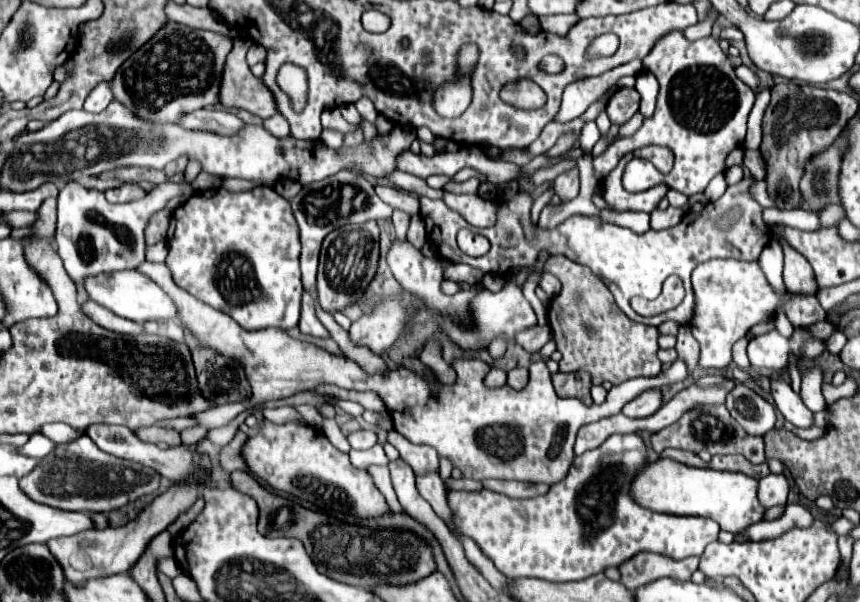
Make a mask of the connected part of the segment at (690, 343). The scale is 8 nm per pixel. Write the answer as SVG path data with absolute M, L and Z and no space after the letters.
M682 325L680 331L678 331L678 343L676 343L676 351L678 351L678 357L684 359L690 369L694 369L698 365L698 343L696 339L692 337L688 325Z

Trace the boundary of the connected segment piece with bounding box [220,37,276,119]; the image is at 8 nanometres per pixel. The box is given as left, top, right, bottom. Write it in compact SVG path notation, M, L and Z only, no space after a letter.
M236 37L234 49L226 59L226 67L222 73L220 87L220 105L246 109L262 119L272 117L276 113L274 97L268 87L252 75L246 63L246 51L252 45L248 37Z

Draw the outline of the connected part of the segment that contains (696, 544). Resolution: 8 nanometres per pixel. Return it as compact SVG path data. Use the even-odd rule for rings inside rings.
M636 433L612 435L602 447L574 457L566 479L562 479L562 483L550 485L548 493L542 497L510 499L508 495L488 489L470 493L448 489L446 497L452 511L452 523L456 525L454 531L456 535L470 537L508 579L536 577L554 583L580 581L604 571L610 565L620 565L642 551L660 553L674 559L684 559L692 555L700 557L706 545L718 539L718 523L708 517L678 517L668 513L656 513L640 507L634 499L630 499L630 465L644 463L646 445Z

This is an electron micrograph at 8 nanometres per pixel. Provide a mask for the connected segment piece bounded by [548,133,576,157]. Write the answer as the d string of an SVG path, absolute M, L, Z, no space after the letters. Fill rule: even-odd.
M566 133L566 135L562 135L558 141L556 141L556 145L548 151L548 157L560 157L566 149L570 149L570 147L574 147L576 145L576 135L574 133Z

